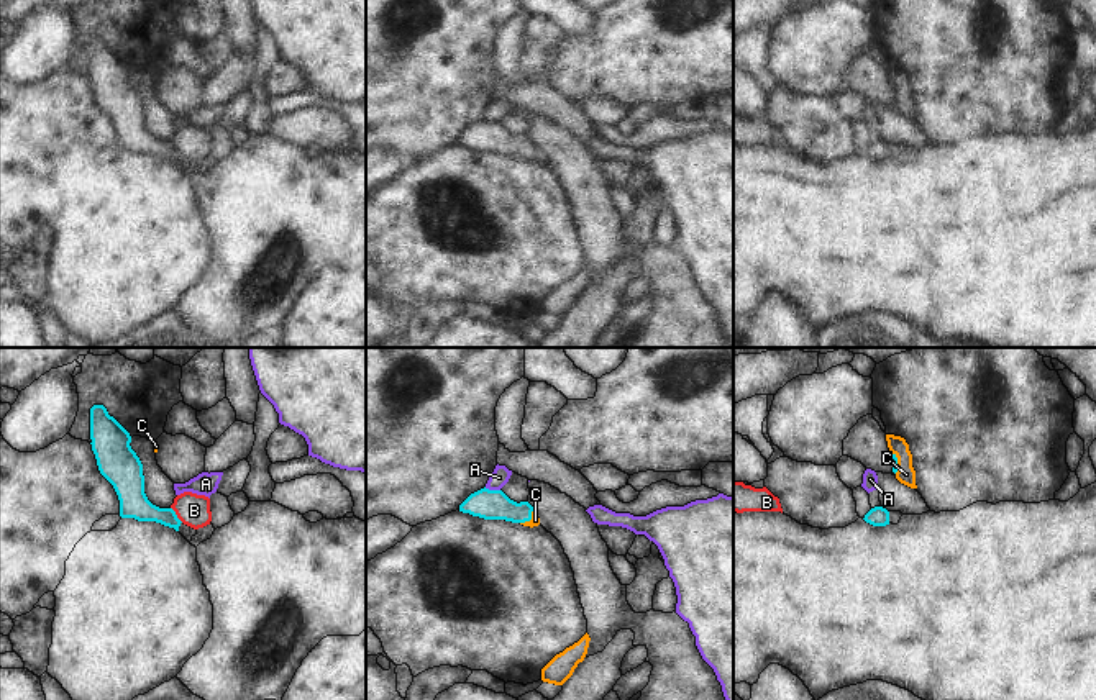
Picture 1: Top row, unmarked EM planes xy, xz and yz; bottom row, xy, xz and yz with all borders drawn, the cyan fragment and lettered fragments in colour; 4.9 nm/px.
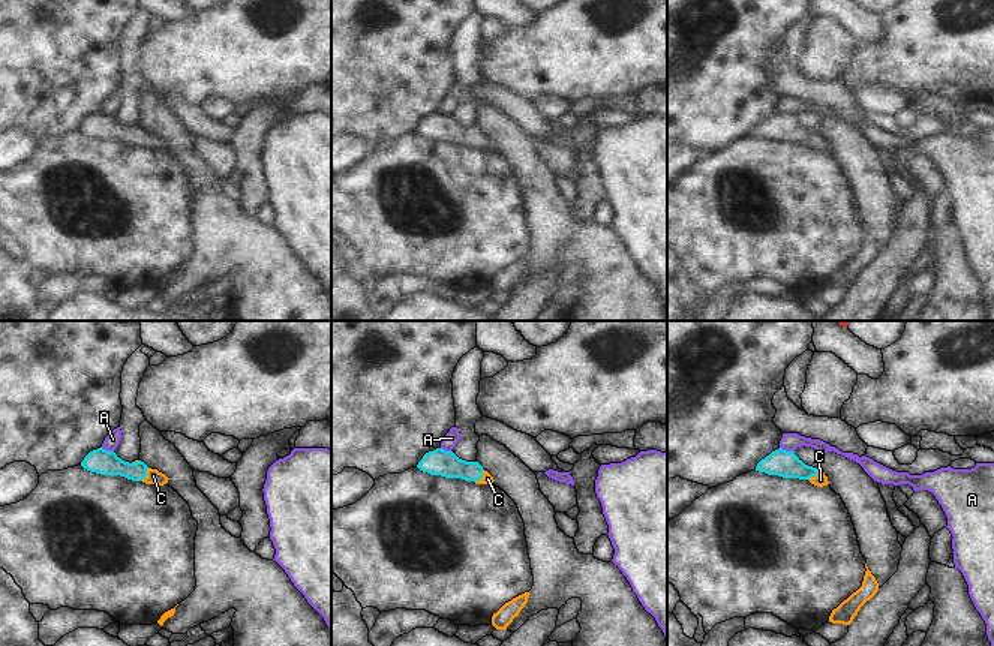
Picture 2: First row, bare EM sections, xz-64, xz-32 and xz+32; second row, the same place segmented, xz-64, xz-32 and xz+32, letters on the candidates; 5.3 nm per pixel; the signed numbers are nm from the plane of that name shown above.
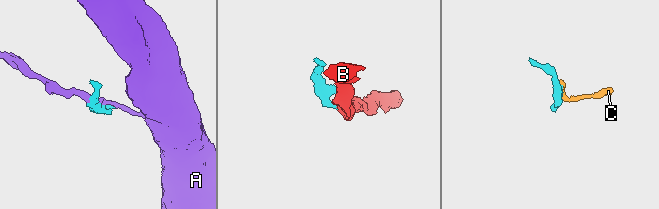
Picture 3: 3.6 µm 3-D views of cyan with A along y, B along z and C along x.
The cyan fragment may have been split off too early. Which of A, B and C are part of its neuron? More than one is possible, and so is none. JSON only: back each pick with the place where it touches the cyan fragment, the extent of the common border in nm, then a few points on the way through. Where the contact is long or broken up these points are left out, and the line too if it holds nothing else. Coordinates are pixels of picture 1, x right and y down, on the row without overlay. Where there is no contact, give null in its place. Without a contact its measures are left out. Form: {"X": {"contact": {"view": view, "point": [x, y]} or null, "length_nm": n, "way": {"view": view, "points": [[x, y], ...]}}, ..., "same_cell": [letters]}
{"C": {"contact": {"view": "yz", "point": [896, 95]}, "length_nm": 110, "way": {"view": "yz", "points": [[895, 102], [896, 95], [906, 107]]}}, "same_cell": ["C"]}

